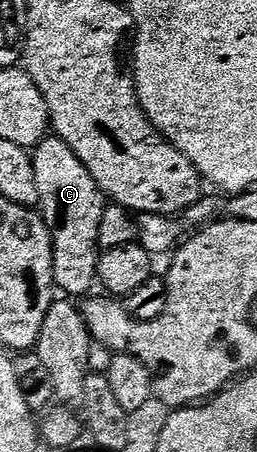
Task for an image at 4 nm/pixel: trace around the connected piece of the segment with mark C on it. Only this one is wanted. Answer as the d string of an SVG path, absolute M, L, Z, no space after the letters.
M46 137L32 152L33 168L41 194L40 206L45 207L43 215L51 221L53 233L53 278L56 286L69 295L85 297L98 282L99 227L107 206L106 196L102 195L91 173L75 157L71 148L59 138Z

